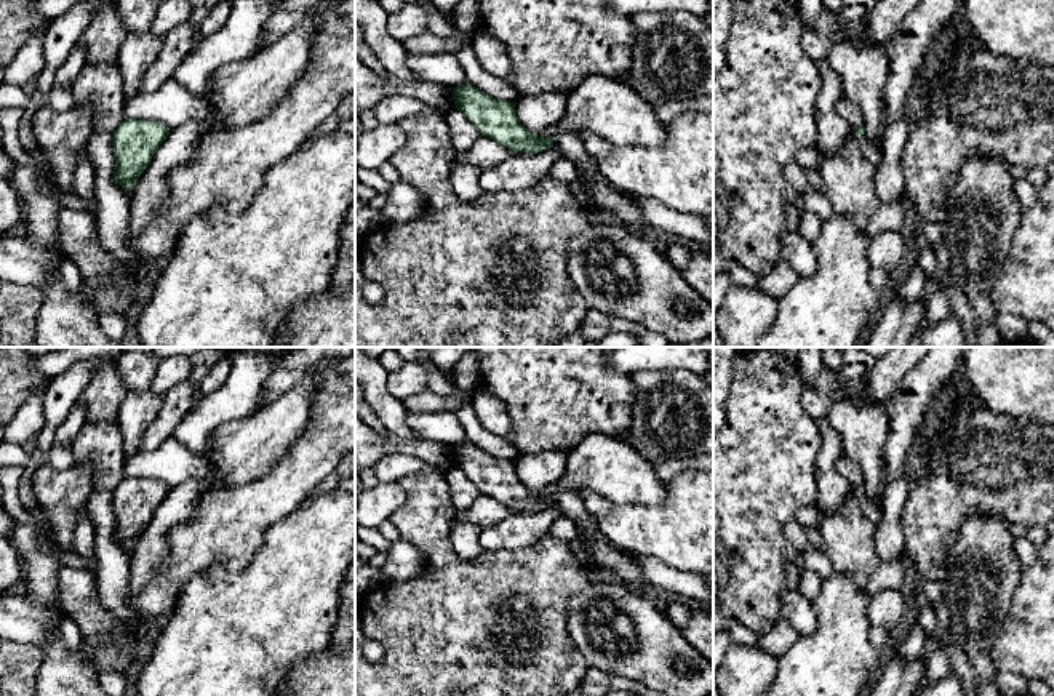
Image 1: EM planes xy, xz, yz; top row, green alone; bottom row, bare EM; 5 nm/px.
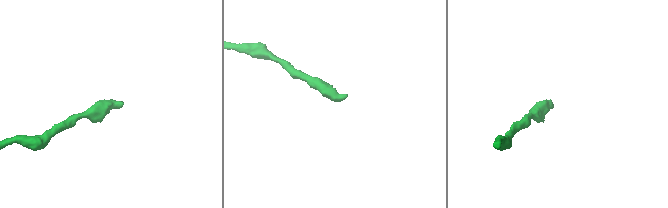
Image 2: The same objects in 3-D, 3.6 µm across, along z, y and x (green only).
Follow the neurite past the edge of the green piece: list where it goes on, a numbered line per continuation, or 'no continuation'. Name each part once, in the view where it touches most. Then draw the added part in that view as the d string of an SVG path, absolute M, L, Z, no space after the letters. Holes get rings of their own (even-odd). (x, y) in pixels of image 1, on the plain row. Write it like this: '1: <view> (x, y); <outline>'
1: yz (874, 511); M867 493L856 494L860 504L862 512L873 523L878 523L883 518L883 507L878 501L872 499Z

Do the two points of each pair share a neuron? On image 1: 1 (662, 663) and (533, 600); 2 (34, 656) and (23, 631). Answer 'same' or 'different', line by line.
1: different
2: different

